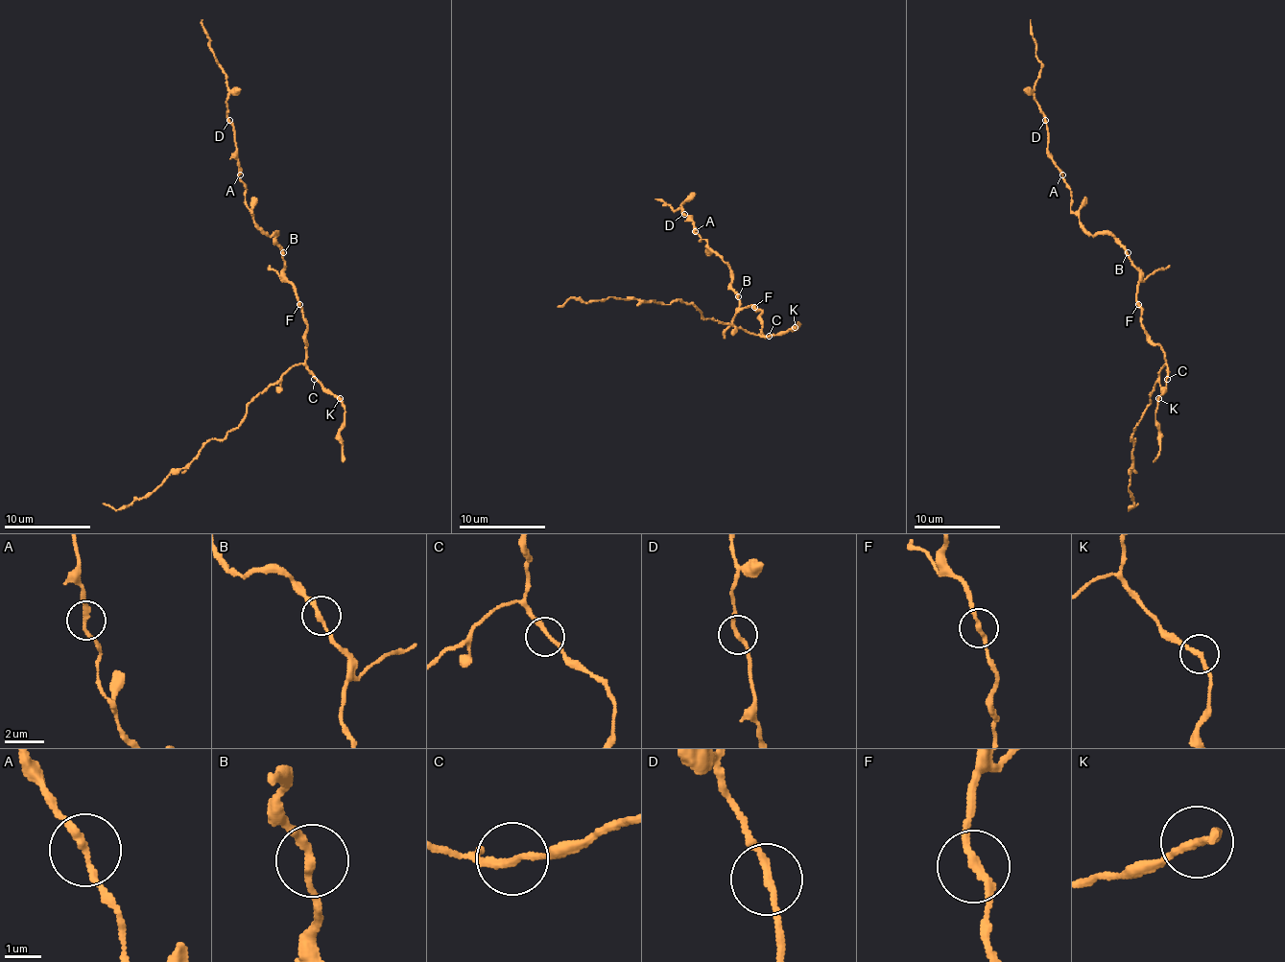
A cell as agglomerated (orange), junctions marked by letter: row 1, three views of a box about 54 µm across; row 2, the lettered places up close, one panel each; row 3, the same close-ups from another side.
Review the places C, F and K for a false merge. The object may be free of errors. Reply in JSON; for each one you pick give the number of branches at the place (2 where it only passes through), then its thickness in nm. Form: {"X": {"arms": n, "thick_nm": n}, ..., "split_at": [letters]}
{"split_at": []}

